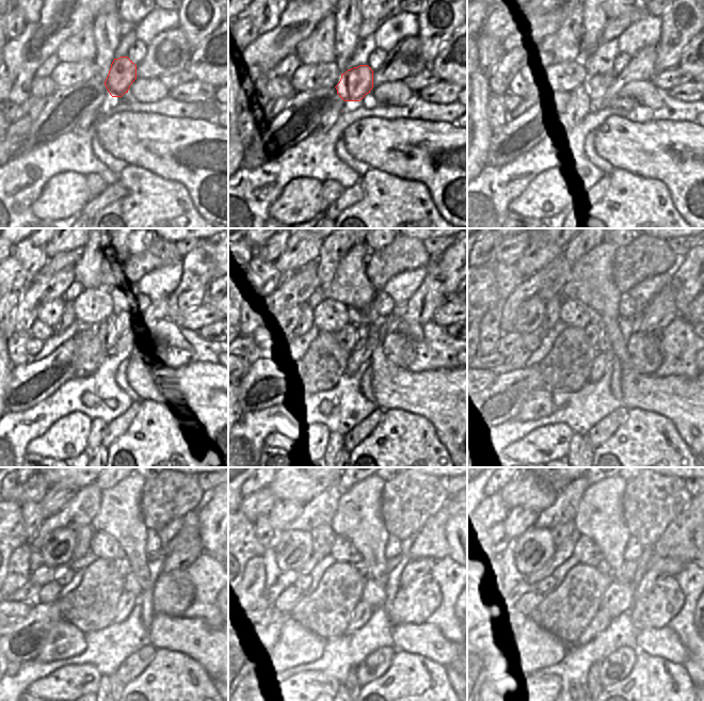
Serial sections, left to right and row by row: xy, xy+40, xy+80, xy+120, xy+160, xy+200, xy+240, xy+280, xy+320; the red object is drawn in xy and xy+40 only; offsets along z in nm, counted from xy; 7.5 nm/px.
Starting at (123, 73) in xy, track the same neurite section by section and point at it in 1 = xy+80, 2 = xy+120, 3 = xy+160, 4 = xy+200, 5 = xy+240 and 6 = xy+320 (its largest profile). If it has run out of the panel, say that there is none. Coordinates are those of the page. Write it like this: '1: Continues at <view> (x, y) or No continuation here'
1: Continues at xy+80 (588, 97)
2: Continues at xy+120 (111, 333)
3: Continues at xy+160 (351, 337)
4: Continues at xy+200 (594, 335)
5: Continues at xy+240 (131, 586)
6: Continues at xy+320 (619, 598).

